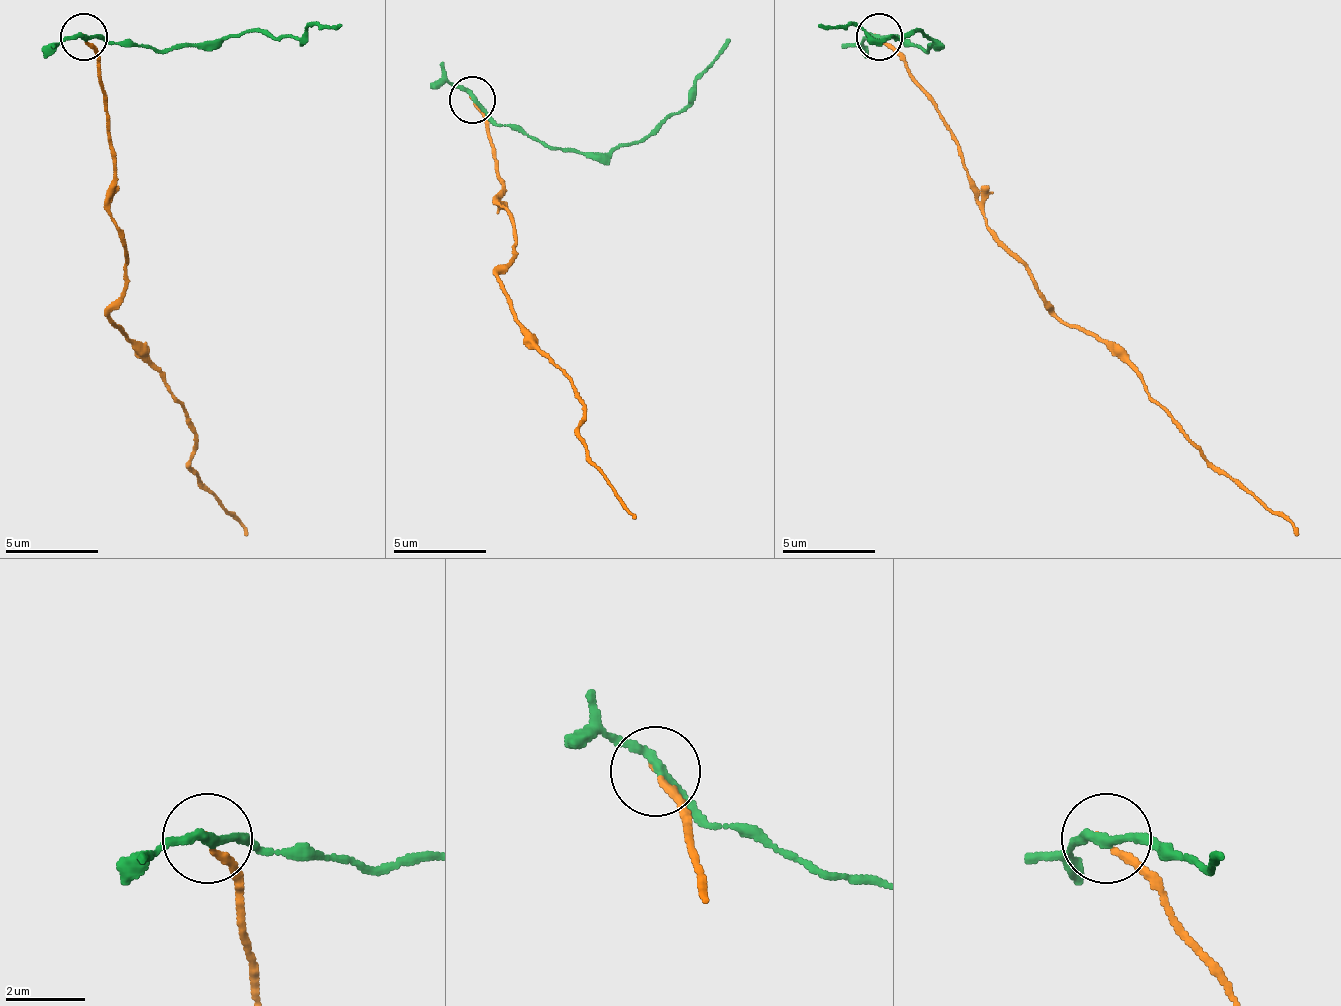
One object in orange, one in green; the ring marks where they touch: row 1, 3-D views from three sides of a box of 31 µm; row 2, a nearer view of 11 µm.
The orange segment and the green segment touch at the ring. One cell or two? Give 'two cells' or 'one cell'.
two cells

